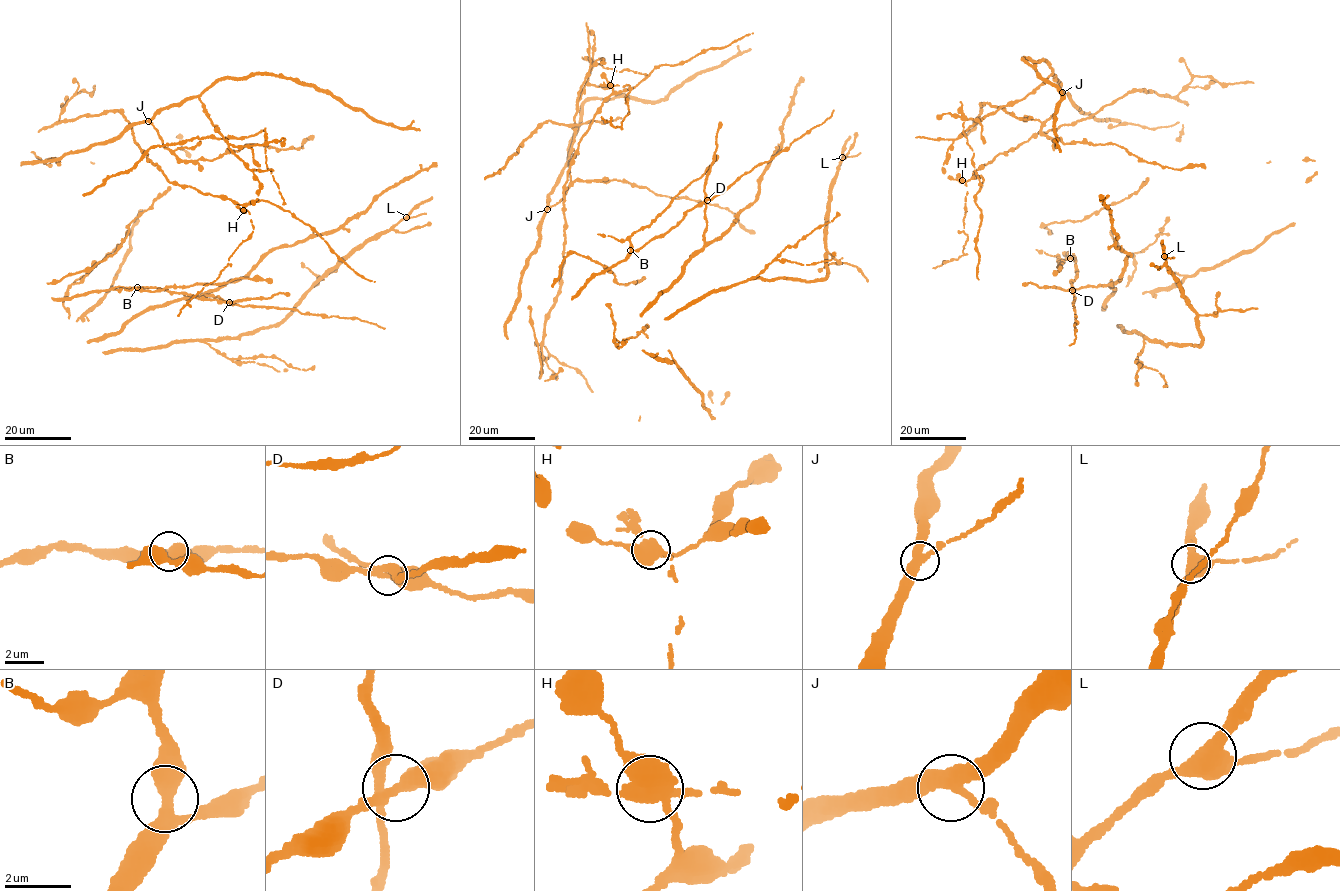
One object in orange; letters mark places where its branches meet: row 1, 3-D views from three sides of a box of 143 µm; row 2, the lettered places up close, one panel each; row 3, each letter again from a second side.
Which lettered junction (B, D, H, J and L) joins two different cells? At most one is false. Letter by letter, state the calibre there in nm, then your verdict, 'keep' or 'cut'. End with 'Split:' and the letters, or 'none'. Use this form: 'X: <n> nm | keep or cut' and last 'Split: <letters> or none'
B: 400 nm | keep
D: 360 nm | keep
H: 500 nm | cut
J: 400 nm | keep
L: 480 nm | keep
Split: H

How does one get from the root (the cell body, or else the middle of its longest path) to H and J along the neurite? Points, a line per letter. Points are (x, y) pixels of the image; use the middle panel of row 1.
H: (692, 78), (656, 101), (587, 100), (566, 165), (592, 64), (645, 74), (623, 91), (610, 85)
J: (692, 78), (656, 101), (627, 96), (587, 100), (570, 145), (567, 163), (550, 193), (547, 209)

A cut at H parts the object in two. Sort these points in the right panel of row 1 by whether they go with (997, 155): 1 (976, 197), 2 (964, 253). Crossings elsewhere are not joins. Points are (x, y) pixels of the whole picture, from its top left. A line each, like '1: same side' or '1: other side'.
1: same side
2: other side

